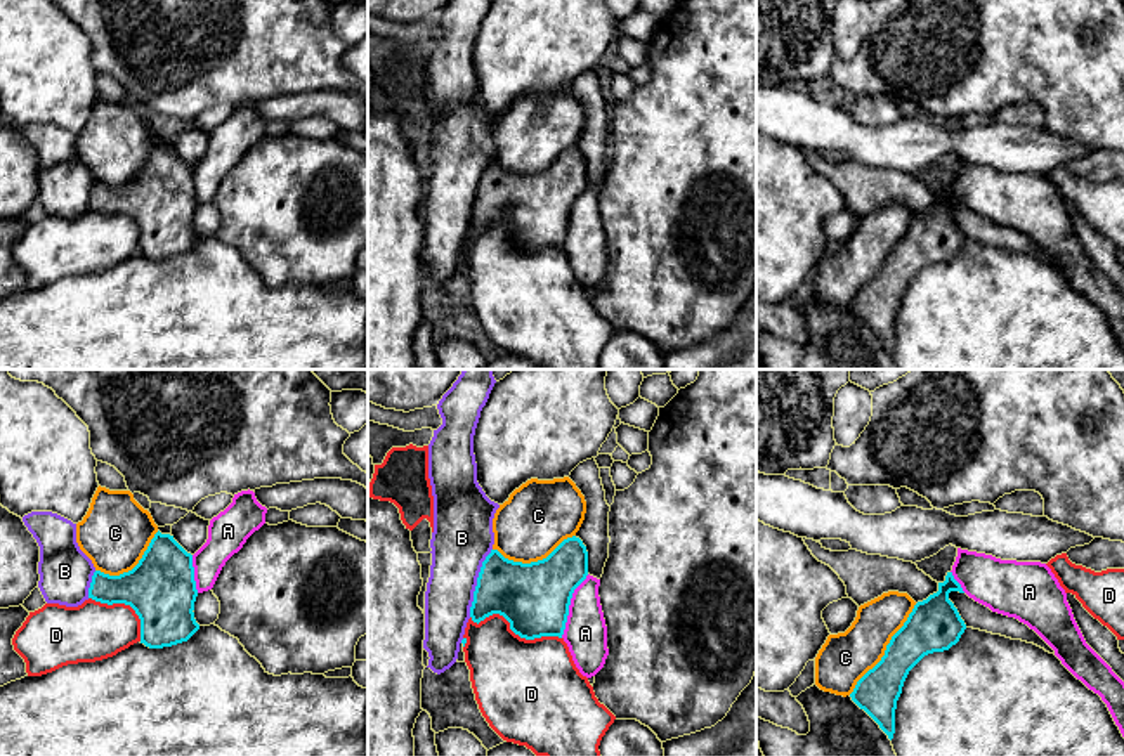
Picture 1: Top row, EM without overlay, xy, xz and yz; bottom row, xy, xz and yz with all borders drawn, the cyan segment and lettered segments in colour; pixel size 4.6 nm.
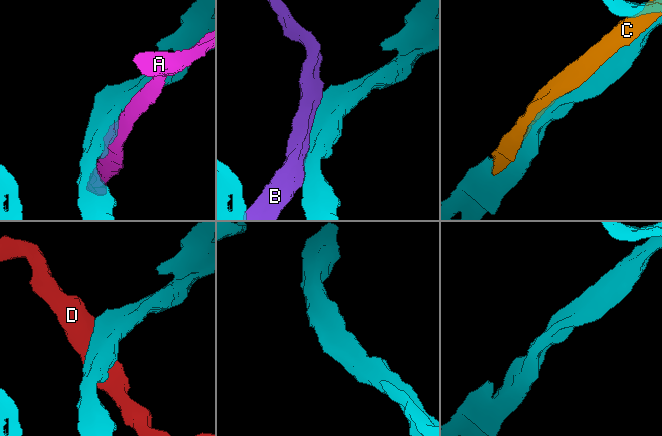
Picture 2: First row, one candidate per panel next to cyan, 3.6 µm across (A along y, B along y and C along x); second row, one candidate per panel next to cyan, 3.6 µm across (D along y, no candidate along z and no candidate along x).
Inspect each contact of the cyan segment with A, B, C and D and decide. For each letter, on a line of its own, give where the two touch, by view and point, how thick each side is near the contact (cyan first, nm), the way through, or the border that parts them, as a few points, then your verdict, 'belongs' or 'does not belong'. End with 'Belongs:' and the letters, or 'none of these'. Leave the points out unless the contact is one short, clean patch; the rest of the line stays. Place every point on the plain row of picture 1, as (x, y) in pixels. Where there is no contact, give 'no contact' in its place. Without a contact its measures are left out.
A: contact xz (569, 215); calibres 320 and 200 nm; border xz (588, 186), (573, 205), (566, 240), (561, 248); does not belong
B: contact xz (477, 195); calibres 300 and 280 nm; does not belong
C: contact yz (887, 260); calibres 240 and 240 nm; belongs
D: contact xz (514, 243); calibres 320 and 420 nm; does not belong
Belongs: C

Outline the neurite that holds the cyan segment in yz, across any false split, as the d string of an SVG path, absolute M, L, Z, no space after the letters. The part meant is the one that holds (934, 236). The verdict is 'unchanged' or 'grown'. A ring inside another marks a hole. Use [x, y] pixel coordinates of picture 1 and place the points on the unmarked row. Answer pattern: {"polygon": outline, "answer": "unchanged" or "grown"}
{"polygon": "M947 184L945 192L938 194L938 203L923 213L914 213L907 205L888 203L864 215L857 222L857 229L845 244L829 246L815 269L815 297L836 307L850 307L852 312L864 321L888 347L895 345L895 321L902 305L909 283L928 265L949 262L956 257L966 241L957 220L949 212L951 203L964 205L961 196Z", "answer": "grown"}

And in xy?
{"polygon": "M99 97L87 127L76 135L76 154L95 179L88 210L130 217L140 231L140 255L149 260L172 258L199 241L193 224L198 208L193 166L173 147L158 142L151 125L130 102Z", "answer": "grown"}

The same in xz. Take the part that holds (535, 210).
{"polygon": "M569 88L531 90L515 101L493 130L494 156L477 189L472 232L500 225L520 250L562 250L572 205L588 187L588 163L576 147L585 125L585 108Z", "answer": "grown"}

